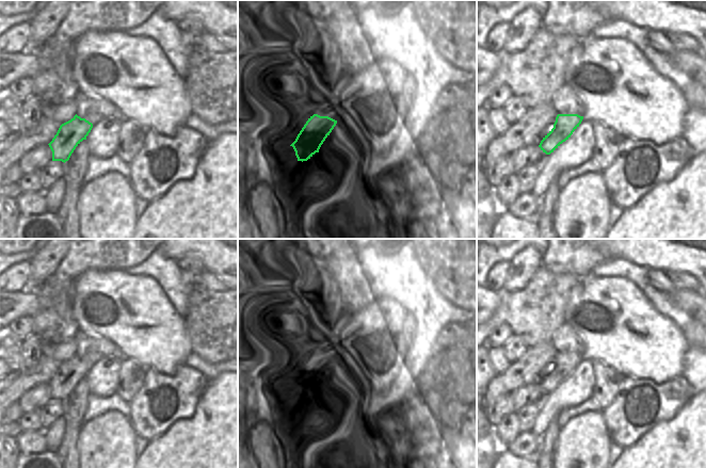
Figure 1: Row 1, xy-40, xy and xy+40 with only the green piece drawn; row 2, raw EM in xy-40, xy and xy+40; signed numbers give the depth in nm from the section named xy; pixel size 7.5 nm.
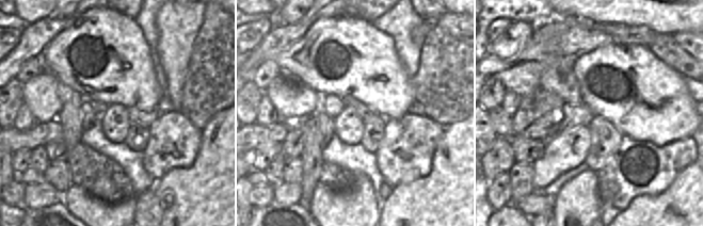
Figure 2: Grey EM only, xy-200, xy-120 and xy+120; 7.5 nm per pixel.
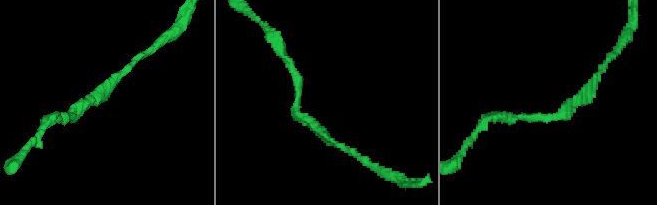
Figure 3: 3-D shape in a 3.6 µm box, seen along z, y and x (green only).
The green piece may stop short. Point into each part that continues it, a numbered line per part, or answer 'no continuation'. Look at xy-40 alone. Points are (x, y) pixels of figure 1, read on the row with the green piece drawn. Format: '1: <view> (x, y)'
no continuation

